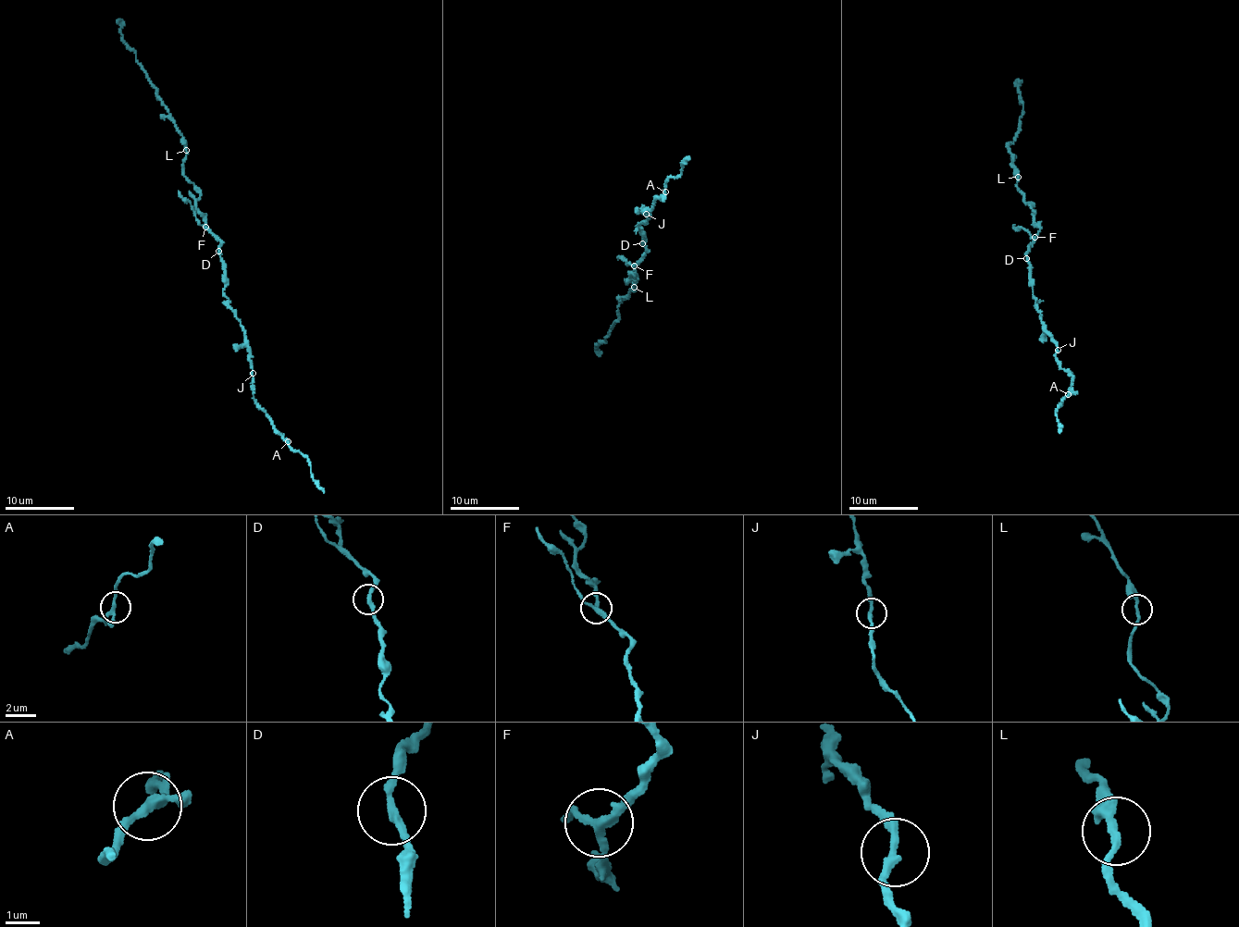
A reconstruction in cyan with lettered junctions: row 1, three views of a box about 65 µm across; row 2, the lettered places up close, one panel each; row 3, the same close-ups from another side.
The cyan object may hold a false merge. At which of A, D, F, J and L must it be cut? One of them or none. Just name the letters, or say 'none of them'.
F

